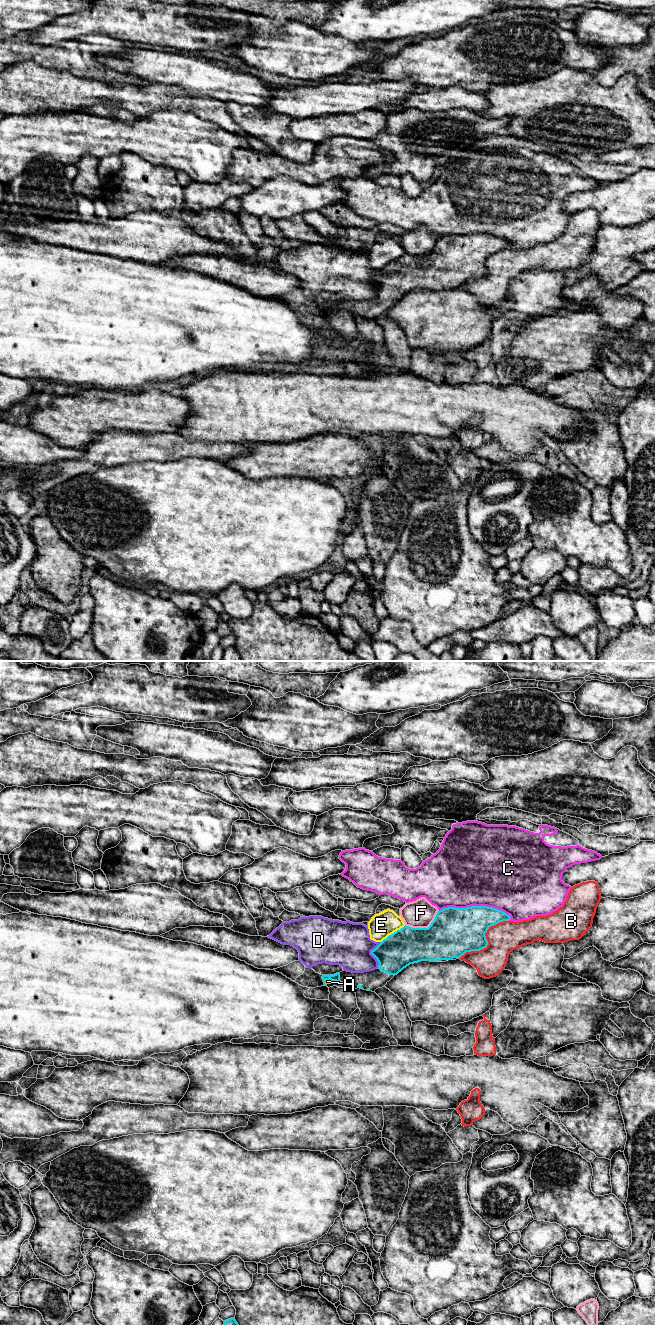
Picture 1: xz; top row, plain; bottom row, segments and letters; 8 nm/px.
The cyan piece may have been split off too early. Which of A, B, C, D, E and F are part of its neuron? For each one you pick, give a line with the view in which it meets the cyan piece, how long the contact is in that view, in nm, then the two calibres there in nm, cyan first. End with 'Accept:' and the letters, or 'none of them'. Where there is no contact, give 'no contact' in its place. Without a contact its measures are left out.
Accept: none of them

